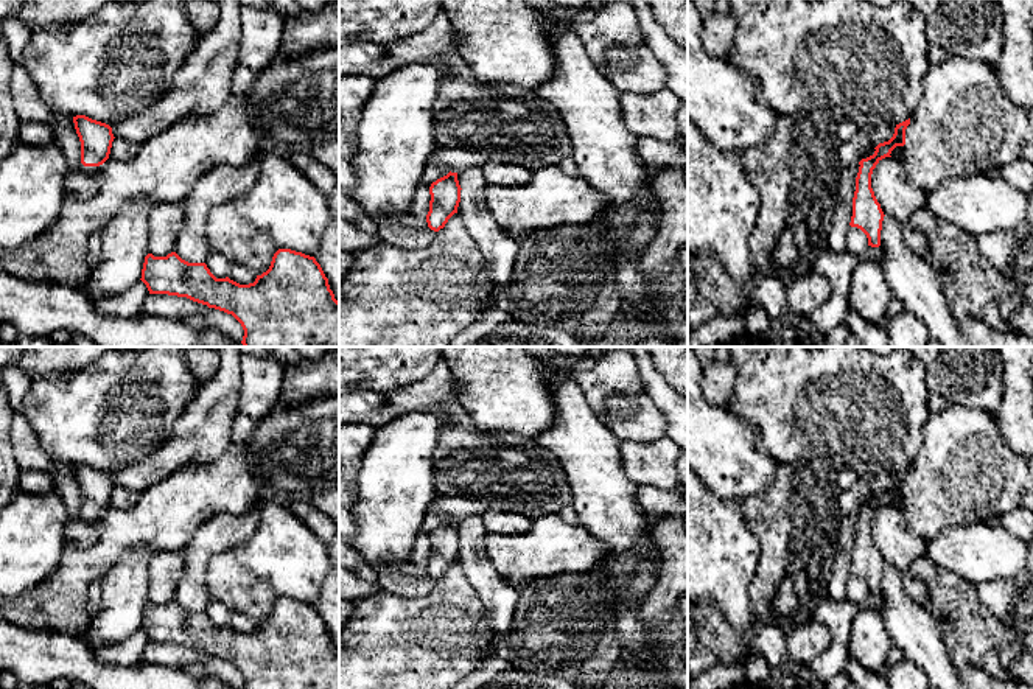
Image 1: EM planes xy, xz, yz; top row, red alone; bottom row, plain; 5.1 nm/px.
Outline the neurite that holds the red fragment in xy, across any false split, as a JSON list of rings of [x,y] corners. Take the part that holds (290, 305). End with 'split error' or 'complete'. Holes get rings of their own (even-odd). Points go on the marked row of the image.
[[[278,249],[271,266],[254,283],[216,278],[205,263],[188,263],[176,252],[145,257],[142,278],[149,294],[187,297],[232,314],[243,327],[244,347],[339,347],[339,302],[314,257]]]; complete

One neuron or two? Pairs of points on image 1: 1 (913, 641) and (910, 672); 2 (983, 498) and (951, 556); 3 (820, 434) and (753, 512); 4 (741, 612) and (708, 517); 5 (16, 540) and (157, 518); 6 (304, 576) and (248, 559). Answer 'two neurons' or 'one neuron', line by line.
1: two neurons
2: two neurons
3: two neurons
4: one neuron
5: two neurons
6: one neuron

